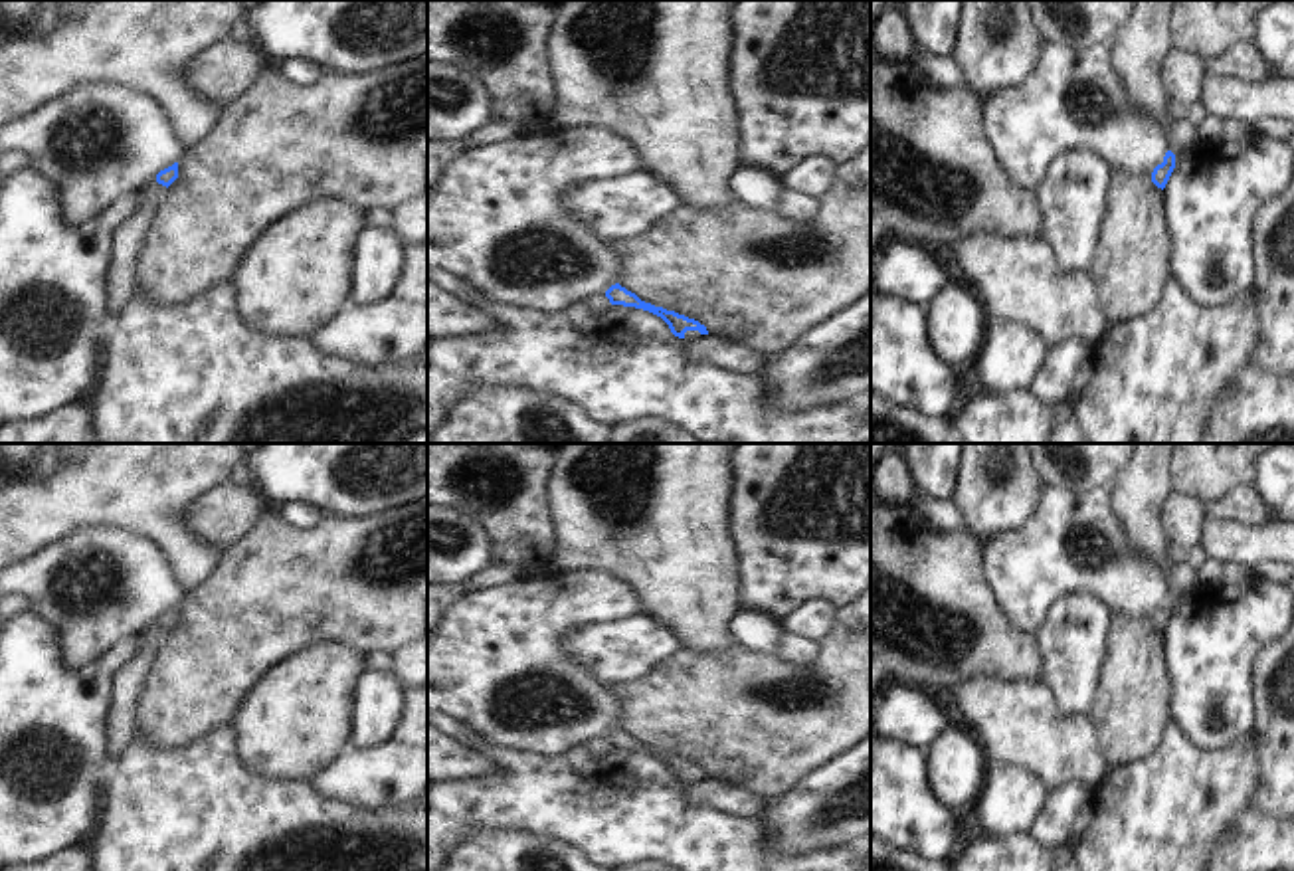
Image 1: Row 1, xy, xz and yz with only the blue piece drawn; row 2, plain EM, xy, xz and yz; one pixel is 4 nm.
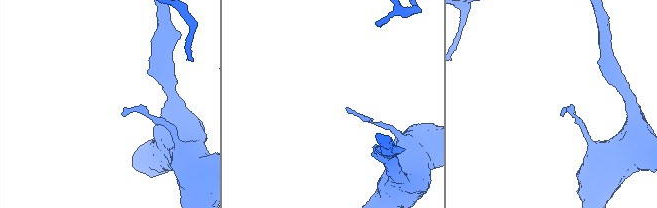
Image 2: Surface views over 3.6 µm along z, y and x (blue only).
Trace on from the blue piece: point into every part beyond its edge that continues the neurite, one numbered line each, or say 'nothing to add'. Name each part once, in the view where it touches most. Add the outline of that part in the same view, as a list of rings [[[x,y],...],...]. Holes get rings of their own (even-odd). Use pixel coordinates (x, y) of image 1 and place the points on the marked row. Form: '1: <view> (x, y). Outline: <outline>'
nothing to add

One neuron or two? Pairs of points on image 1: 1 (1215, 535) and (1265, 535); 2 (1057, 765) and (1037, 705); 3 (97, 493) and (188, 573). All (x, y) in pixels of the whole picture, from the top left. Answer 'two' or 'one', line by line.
1: one
2: one
3: one

